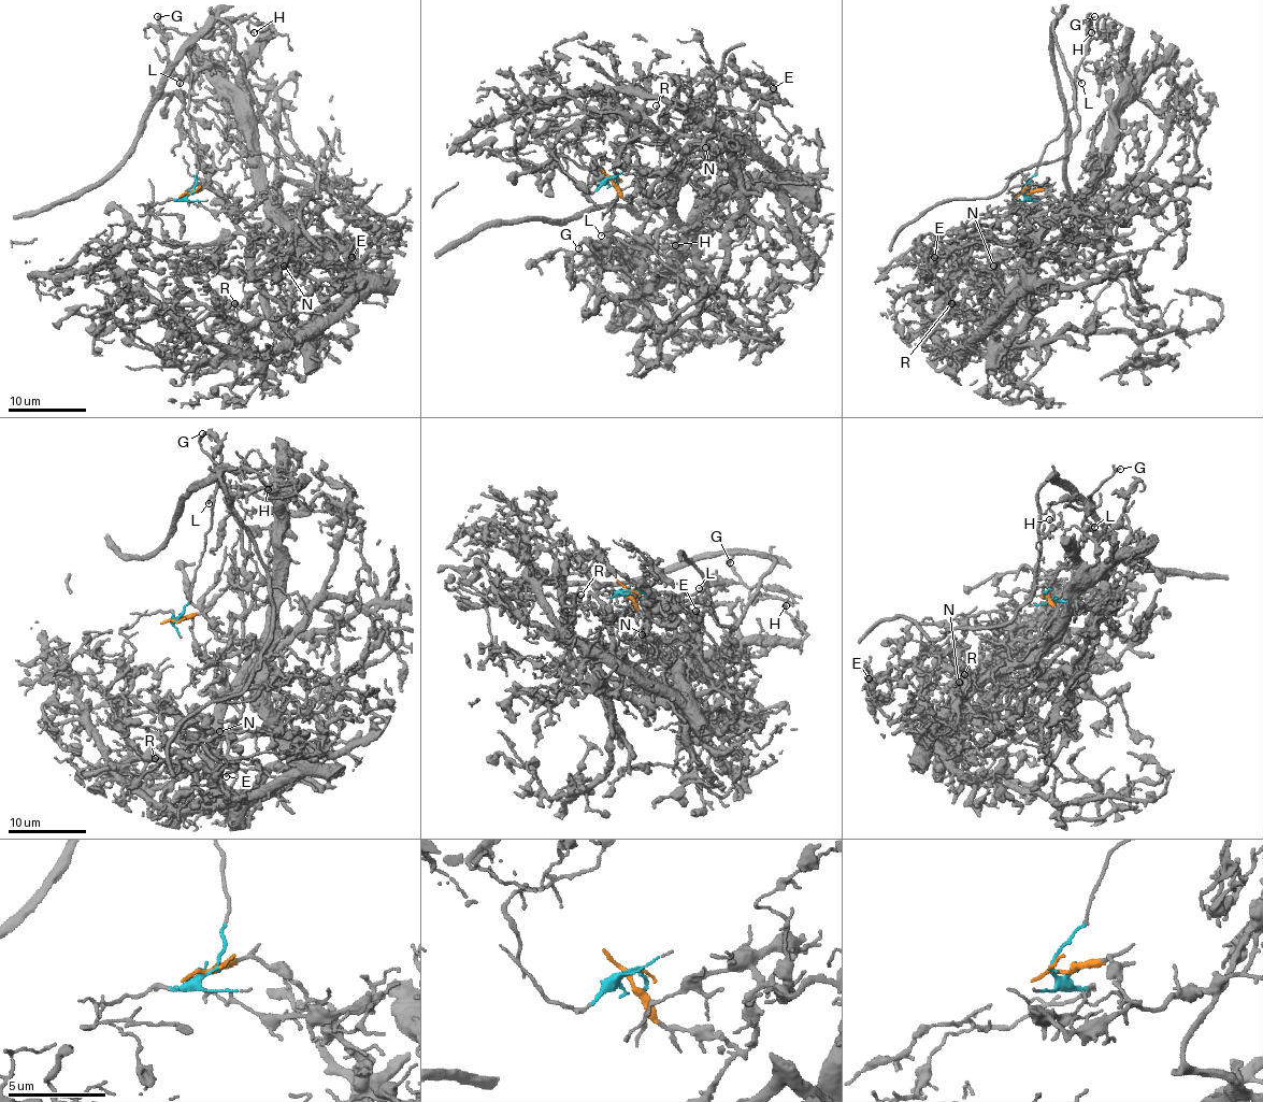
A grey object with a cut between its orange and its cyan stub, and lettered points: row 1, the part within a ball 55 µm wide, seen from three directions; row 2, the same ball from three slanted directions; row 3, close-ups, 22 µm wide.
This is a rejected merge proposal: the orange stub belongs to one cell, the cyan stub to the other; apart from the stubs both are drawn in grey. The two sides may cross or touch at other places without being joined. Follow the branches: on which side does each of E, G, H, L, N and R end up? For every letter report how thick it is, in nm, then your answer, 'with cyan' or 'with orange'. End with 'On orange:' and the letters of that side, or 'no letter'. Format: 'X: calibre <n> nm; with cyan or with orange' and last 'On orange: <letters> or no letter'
E: calibre 110 nm; with orange
G: calibre 120 nm; with cyan
H: calibre 150 nm; with cyan
L: calibre 100 nm; with cyan
N: calibre 150 nm; with orange
R: calibre 150 nm; with orange
On orange: E, N, R

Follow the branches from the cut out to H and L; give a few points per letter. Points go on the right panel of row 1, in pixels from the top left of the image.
H: (1023, 192), (1075, 104), (1075, 74), (1090, 39), (1087, 19), (1090, 33)
L: (1023, 192), (1041, 155), (1061, 133), (1068, 110), (1075, 104), (1075, 74), (1080, 82)

